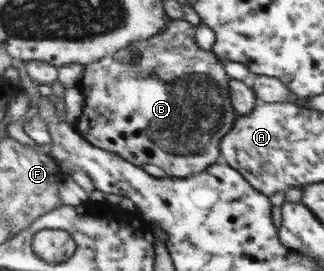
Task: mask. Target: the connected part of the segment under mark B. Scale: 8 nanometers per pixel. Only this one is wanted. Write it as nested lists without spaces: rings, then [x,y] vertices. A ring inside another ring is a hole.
[[[171,19],[164,31],[144,41],[135,41],[132,47],[121,49],[111,55],[104,56],[101,60],[86,65],[80,87],[86,96],[86,107],[76,128],[89,142],[103,150],[118,154],[121,158],[142,167],[143,164],[154,164],[161,168],[169,177],[187,178],[194,174],[211,169],[222,152],[220,142],[235,126],[239,114],[232,103],[232,90],[229,86],[229,73],[225,70],[224,61],[212,50],[202,50],[195,42],[195,27],[185,19]]]

